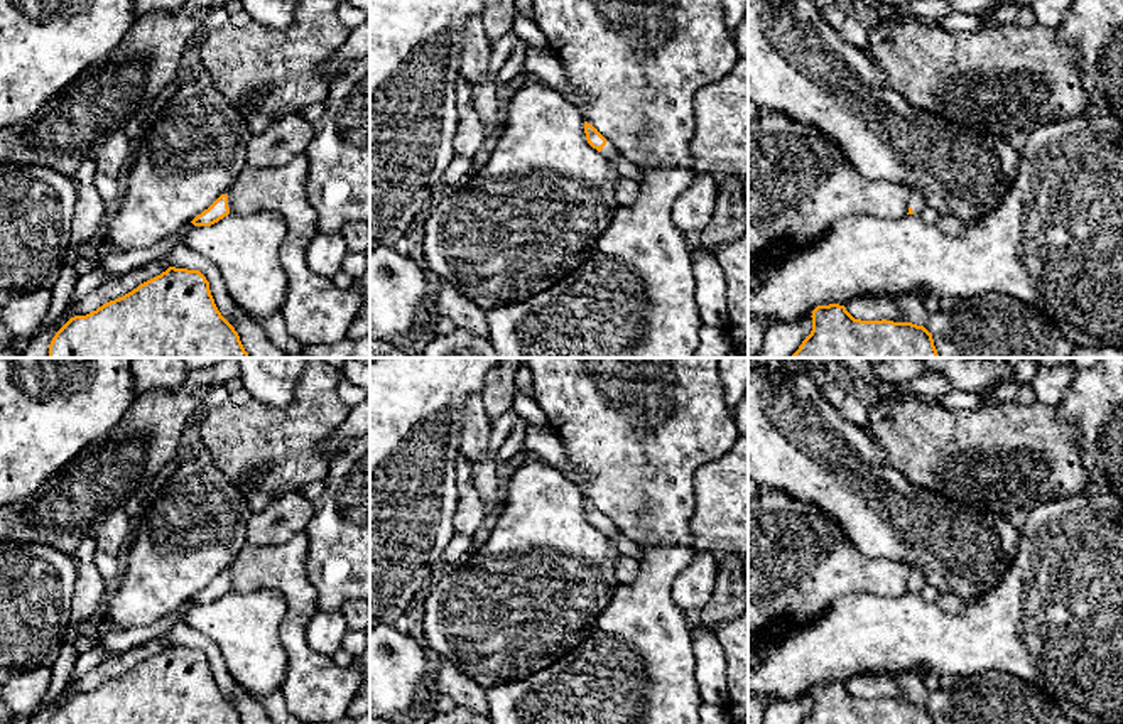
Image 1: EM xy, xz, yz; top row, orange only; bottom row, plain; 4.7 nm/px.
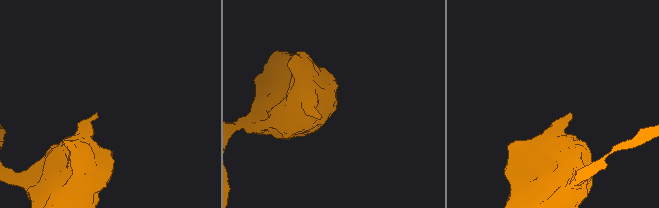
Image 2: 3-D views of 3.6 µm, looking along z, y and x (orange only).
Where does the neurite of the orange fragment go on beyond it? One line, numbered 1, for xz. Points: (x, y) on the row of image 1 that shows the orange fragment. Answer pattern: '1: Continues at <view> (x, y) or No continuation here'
1: Continues at xz (610, 151)

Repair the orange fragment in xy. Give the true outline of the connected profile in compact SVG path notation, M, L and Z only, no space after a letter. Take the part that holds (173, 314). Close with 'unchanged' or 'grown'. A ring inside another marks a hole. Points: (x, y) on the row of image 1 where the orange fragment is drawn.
M169 267L132 292L86 316L71 317L52 338L49 358L250 358L221 316L199 270Z; unchanged

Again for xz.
M584 122L584 133L586 133L588 143L593 149L596 149L603 157L606 159L621 157L620 150L588 122Z; grown

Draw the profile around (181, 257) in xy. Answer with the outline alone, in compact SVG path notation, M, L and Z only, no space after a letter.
M181 241L165 262L169 267L199 270L206 277L218 311L235 327L250 358L285 358L285 353L269 339L263 327L230 297L220 268L209 258Z

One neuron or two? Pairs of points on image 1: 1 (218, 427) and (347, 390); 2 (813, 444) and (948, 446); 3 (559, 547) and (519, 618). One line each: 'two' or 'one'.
1: two
2: two
3: one

